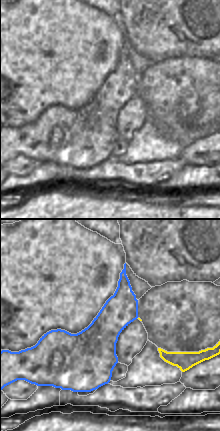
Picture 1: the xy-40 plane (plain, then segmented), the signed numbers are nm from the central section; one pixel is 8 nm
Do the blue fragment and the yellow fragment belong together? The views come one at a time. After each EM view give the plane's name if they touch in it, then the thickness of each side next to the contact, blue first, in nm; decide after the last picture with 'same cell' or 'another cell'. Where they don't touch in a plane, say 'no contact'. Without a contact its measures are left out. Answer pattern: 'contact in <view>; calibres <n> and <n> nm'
no contact

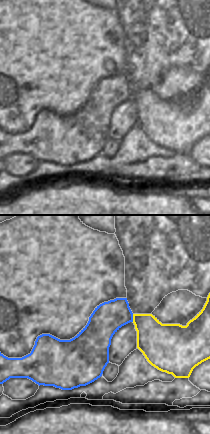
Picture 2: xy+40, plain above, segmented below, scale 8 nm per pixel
contact in xy+40; calibres 240 and 280 nm

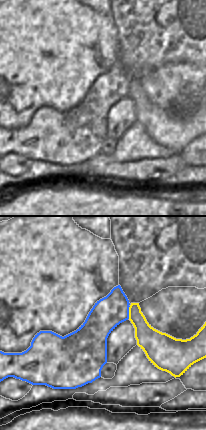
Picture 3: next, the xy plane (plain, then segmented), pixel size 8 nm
contact in xy; calibres 240 and 170 nm

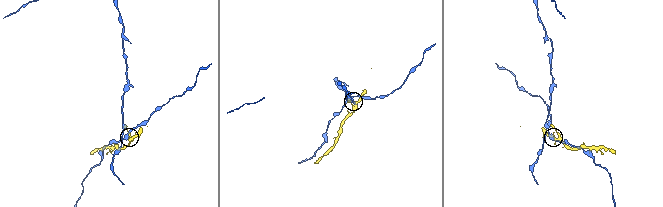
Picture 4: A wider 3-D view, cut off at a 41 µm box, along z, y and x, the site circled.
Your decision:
another cell

